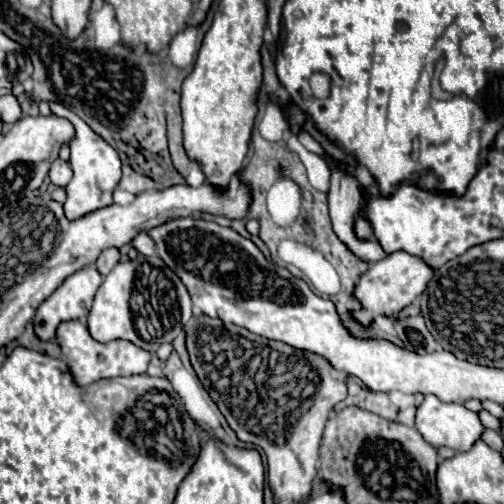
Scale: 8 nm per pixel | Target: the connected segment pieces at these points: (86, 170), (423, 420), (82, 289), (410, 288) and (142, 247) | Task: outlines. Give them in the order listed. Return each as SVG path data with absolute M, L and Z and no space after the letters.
M50 103L52 111L60 117L66 117L72 125L74 125L74 137L70 141L70 167L74 171L72 181L66 187L66 203L64 203L64 213L70 221L80 219L88 213L94 213L102 207L112 205L112 191L120 181L120 157L118 153L106 143L100 141L100 137L96 137L96 133L92 133L92 129L80 119L70 109L66 108L63 103Z
M424 397L424 403L416 411L416 429L422 433L422 437L436 445L436 447L450 447L456 453L466 453L474 447L474 443L482 437L484 425L480 423L478 413L472 413L464 405L456 403L442 403L438 397Z
M92 265L66 277L64 283L38 307L38 311L34 315L34 335L40 341L52 341L52 339L56 339L56 331L58 331L60 323L84 321L88 317L88 311L92 307L92 301L94 301L94 295L96 295L96 289L100 287L100 283L102 283L102 275Z
M396 251L390 253L386 259L370 263L368 271L360 277L360 281L354 287L354 299L360 303L360 309L352 309L350 315L364 327L368 327L378 315L394 315L414 303L420 293L426 289L428 281L432 279L432 267L424 265L418 257L412 257L410 253Z
M138 233L132 243L130 243L140 255L154 255L156 253L156 247L152 245L152 239L148 237L148 233Z

